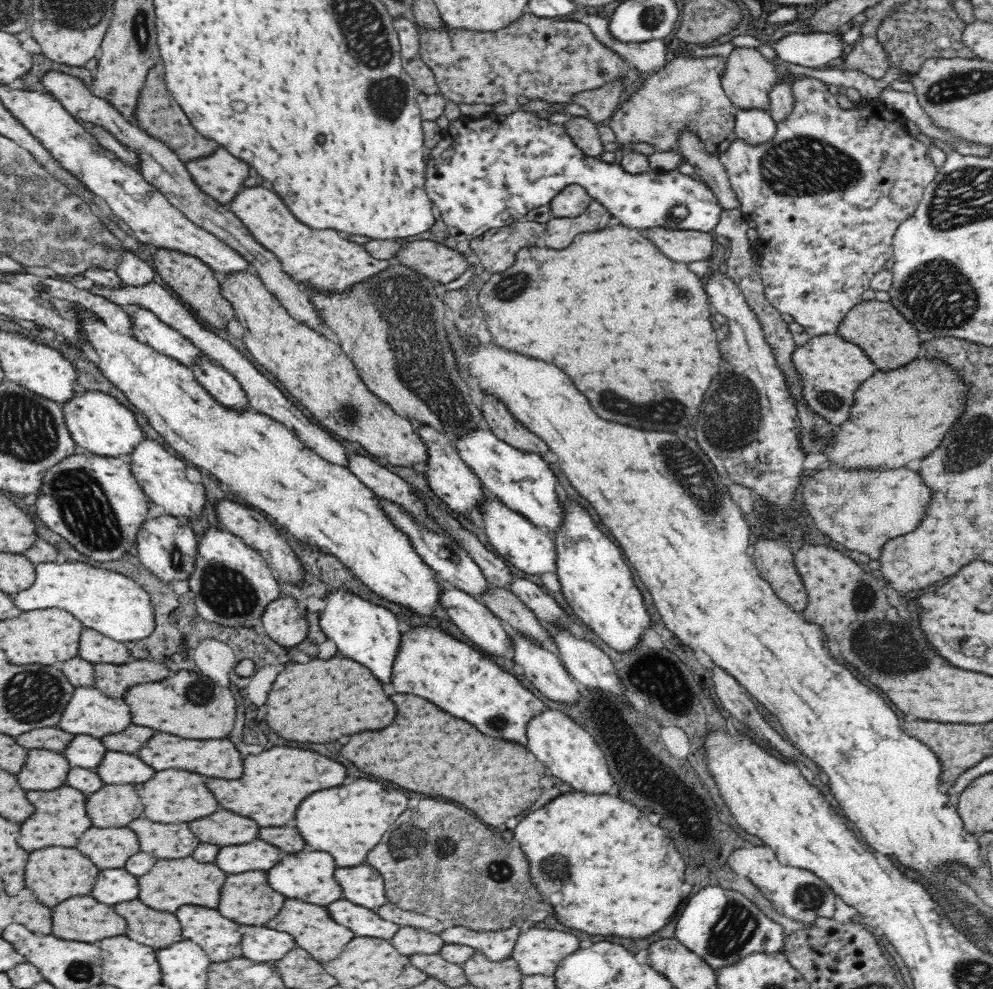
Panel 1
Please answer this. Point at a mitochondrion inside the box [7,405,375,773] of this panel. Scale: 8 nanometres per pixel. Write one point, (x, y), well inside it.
(85, 507)

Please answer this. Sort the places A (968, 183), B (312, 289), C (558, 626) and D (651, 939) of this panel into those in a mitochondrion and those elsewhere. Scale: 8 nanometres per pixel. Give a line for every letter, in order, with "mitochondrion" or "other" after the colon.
A: mitochondrion
B: other
C: other
D: other

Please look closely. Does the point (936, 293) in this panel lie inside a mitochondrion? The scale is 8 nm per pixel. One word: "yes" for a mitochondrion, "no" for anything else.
yes

